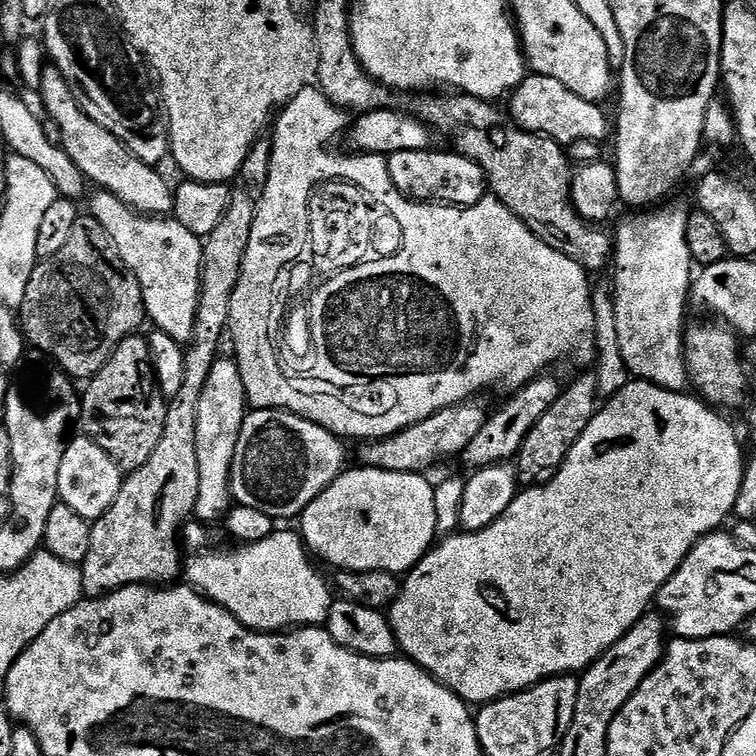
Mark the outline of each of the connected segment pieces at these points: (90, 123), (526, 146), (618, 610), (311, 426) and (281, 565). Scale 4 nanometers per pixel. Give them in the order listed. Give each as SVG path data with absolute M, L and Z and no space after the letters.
M51 66L44 68L38 96L41 96L47 114L58 126L61 148L82 170L85 179L91 183L93 181L97 187L112 193L133 211L143 215L166 216L171 213L171 185L168 186L153 165L143 163L133 156L115 133L98 126L92 118L81 111L60 71Z
M416 94L406 105L407 111L416 119L421 120L433 133L452 140L451 147L457 156L472 160L484 171L486 188L497 200L502 201L530 231L546 246L566 254L574 262L578 262L589 274L600 272L609 267L614 256L614 240L611 235L603 232L603 227L584 220L576 213L572 205L572 177L574 168L568 165L568 156L561 145L551 136L541 136L538 132L527 132L525 128L513 126L511 123L499 124L500 116L495 112L491 103L478 100L475 96L463 94L444 94L448 96L432 96L436 94Z
M633 379L592 417L586 430L582 430L568 451L568 457L560 469L547 484L528 486L517 491L507 510L489 528L452 536L449 540L441 539L403 577L400 593L390 605L390 623L399 651L437 682L455 692L465 704L483 706L492 700L501 700L509 692L533 688L549 676L583 673L606 649L623 638L632 629L634 622L638 622L638 618L649 611L651 604L648 603L651 600L653 603L659 597L660 588L675 574L678 566L682 566L688 551L702 537L717 531L727 516L733 515L735 500L743 482L746 455L736 441L731 422L723 420L719 416L721 413L709 407L703 399L684 395L683 391L672 392L668 388L659 388L657 384Z
M257 408L249 411L234 450L232 463L232 498L236 504L250 506L253 510L262 510L273 522L292 520L299 517L330 484L345 471L345 441L333 432L327 432L321 424L307 420L297 412L286 412L279 408Z
M273 530L262 542L237 547L237 552L212 552L192 554L186 560L187 583L200 595L225 608L239 624L254 632L278 632L289 626L324 626L328 623L328 611L334 601L333 589L324 582L312 566L310 553L301 537L292 532Z

